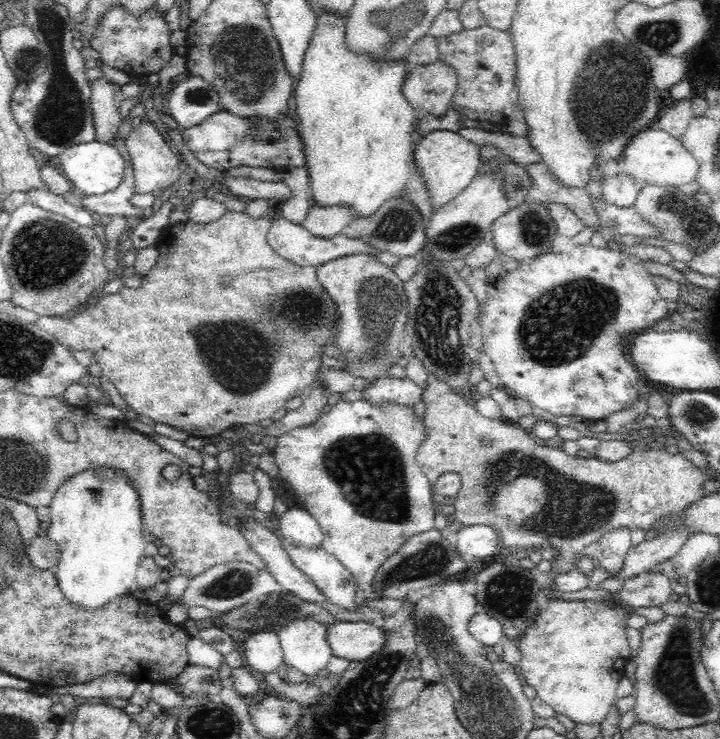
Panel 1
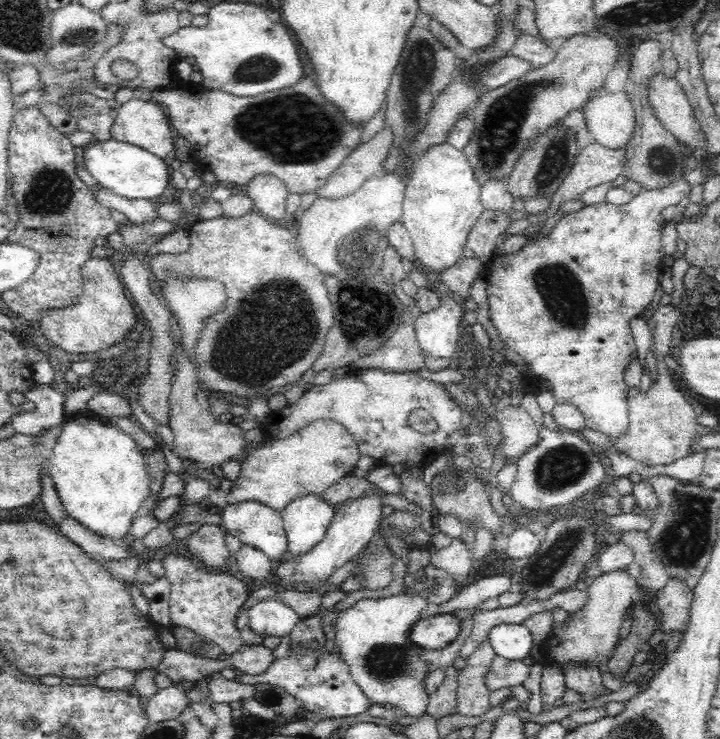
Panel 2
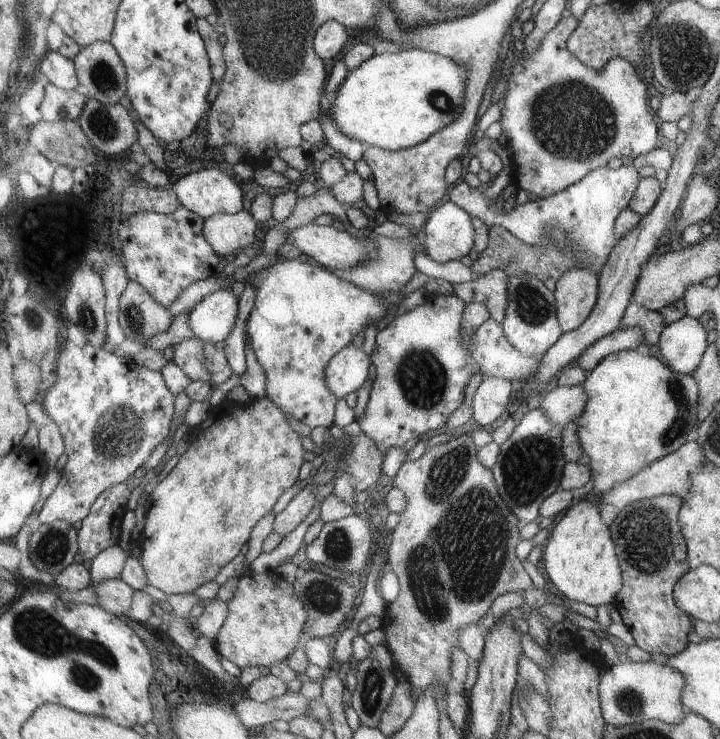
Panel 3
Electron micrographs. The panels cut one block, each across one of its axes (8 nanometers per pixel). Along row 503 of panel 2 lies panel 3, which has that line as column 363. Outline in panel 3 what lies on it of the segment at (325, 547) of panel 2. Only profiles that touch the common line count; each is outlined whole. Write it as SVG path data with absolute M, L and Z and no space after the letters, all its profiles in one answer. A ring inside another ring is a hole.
M353 344L341 350L327 368L327 386L329 392L337 400L345 400L345 396L355 394L367 378L375 376L371 346L355 348Z

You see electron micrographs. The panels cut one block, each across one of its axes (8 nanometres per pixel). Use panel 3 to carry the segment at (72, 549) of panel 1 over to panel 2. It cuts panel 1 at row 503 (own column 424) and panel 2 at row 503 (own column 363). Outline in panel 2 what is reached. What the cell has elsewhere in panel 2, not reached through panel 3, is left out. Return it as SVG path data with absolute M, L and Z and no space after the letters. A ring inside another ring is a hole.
M88 408L80 410L76 418L62 422L56 444L52 446L52 462L48 470L54 478L66 514L96 536L110 540L120 540L130 534L136 512L152 494L142 448L114 426L110 418Z

